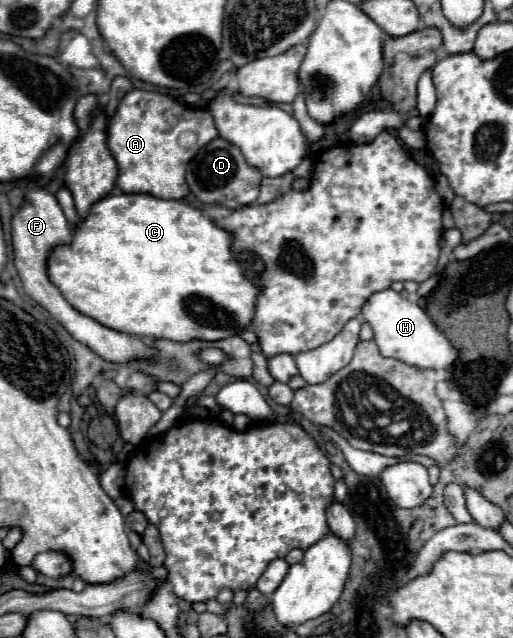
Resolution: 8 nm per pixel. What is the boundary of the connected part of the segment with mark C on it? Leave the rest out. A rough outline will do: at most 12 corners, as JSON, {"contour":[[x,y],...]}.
{"contour":[[110,194],[48,276],[112,330],[250,330],[262,274],[184,200]]}

